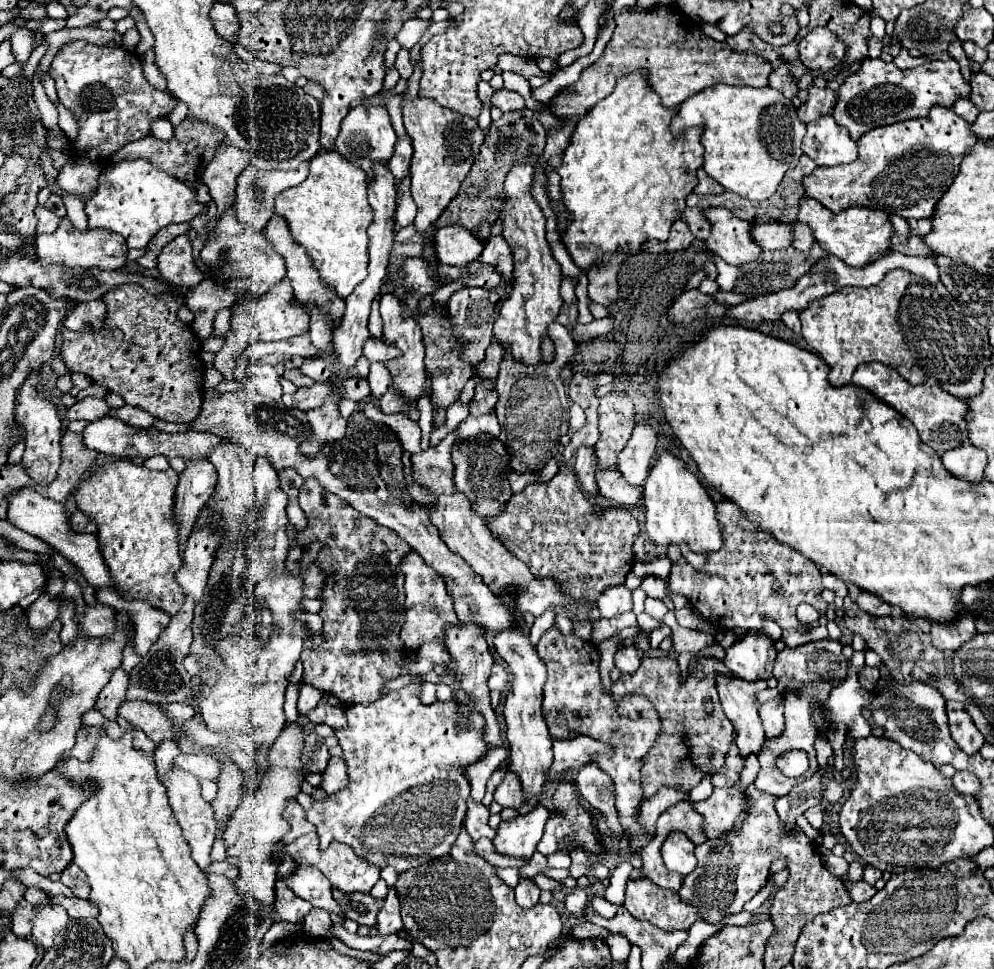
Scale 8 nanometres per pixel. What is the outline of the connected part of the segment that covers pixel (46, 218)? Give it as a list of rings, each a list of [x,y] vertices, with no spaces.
[[[37,206],[35,208],[35,216],[37,216],[37,234],[45,234],[45,232],[53,232],[55,228],[57,228],[57,224],[59,224],[59,216],[57,214],[53,214],[53,212],[49,212],[47,208],[43,208],[43,206]]]

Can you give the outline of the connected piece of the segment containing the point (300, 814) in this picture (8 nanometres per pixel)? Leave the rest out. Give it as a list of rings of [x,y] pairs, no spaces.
[[[295,799],[288,802],[283,817],[291,827],[289,834],[283,838],[283,842],[287,842],[287,844],[299,836],[316,831],[315,826],[307,822],[305,810]]]

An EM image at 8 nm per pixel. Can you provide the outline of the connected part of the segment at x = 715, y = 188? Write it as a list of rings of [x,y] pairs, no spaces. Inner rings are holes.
[[[703,168],[697,170],[697,178],[699,178],[699,184],[693,190],[695,194],[721,194],[721,192],[725,192],[725,188],[721,188],[721,184],[717,184],[713,178],[709,178]]]

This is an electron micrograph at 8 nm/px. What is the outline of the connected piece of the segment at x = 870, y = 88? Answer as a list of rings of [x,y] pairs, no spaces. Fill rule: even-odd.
[[[867,58],[861,70],[849,76],[839,88],[839,102],[833,108],[833,118],[837,124],[845,126],[853,140],[859,140],[863,132],[879,126],[889,126],[895,122],[911,118],[927,118],[933,106],[953,108],[957,98],[969,98],[971,84],[961,76],[959,64],[955,60],[933,60],[917,68],[901,70],[893,62],[883,62],[881,58]]]

